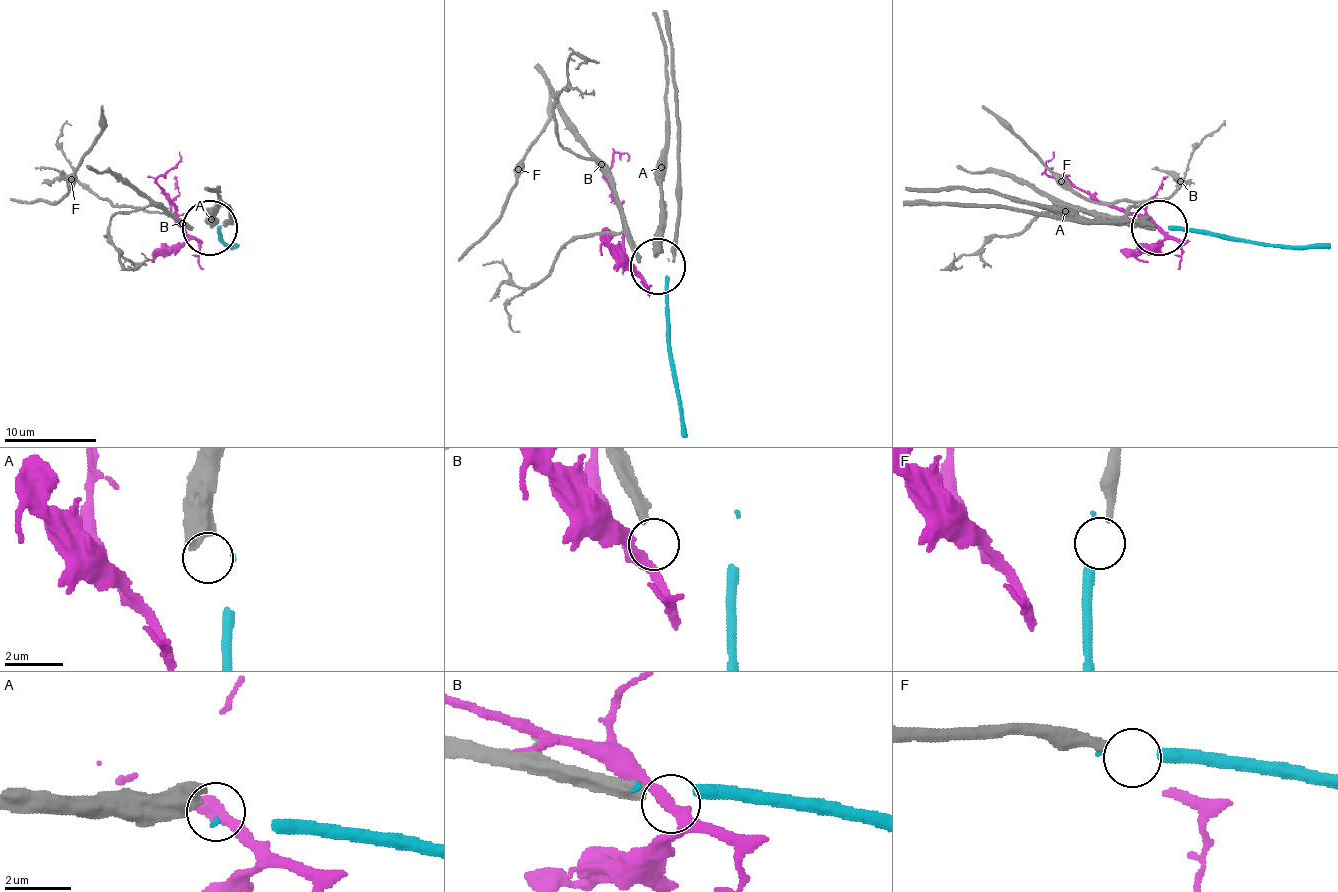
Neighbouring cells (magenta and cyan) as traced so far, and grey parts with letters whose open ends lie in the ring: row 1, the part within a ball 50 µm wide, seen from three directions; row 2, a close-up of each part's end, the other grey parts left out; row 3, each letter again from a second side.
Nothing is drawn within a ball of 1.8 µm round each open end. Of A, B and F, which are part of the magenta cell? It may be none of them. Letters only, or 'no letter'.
no letter

